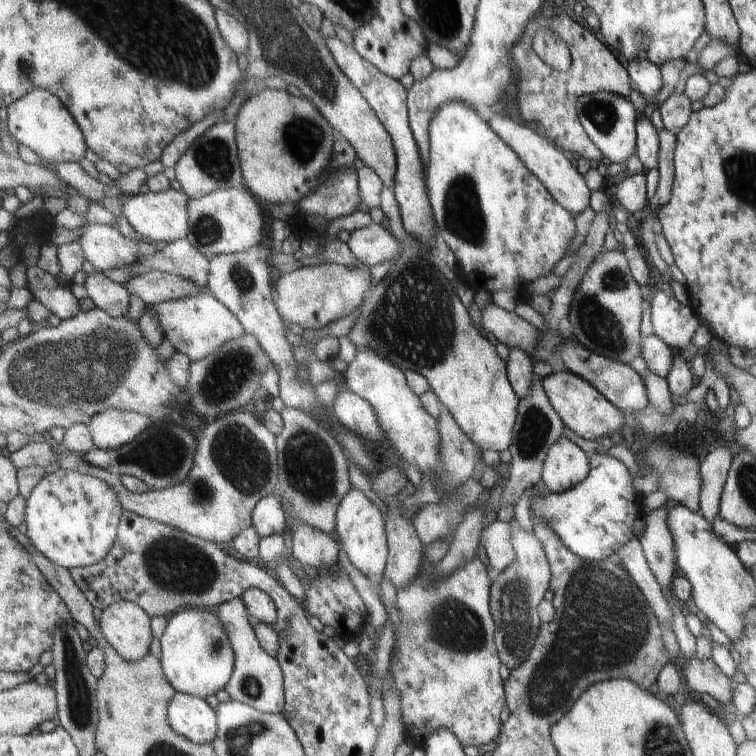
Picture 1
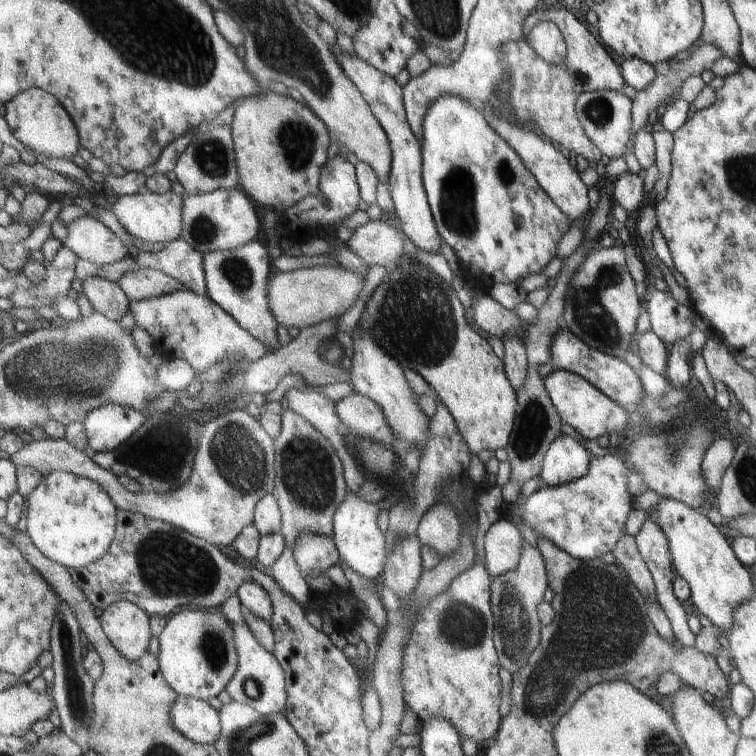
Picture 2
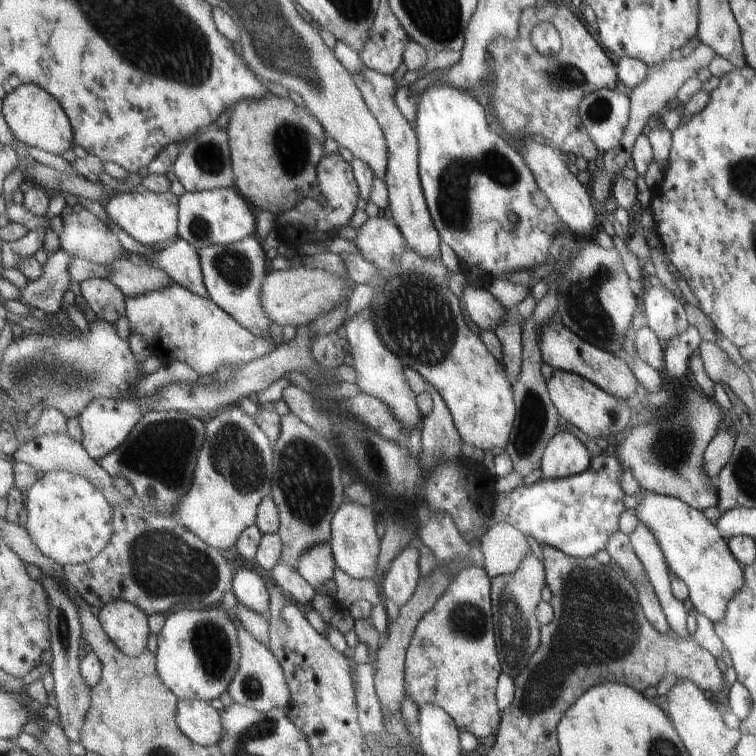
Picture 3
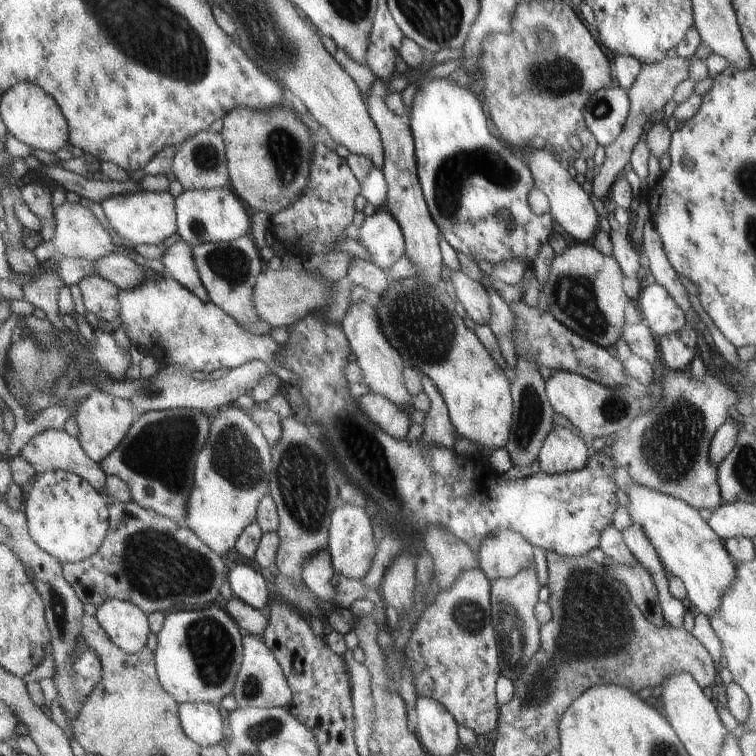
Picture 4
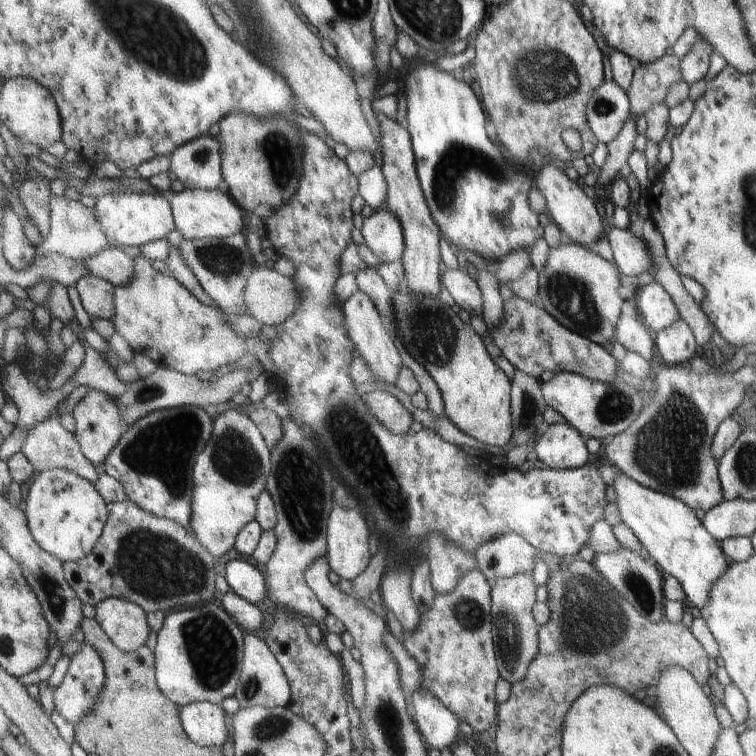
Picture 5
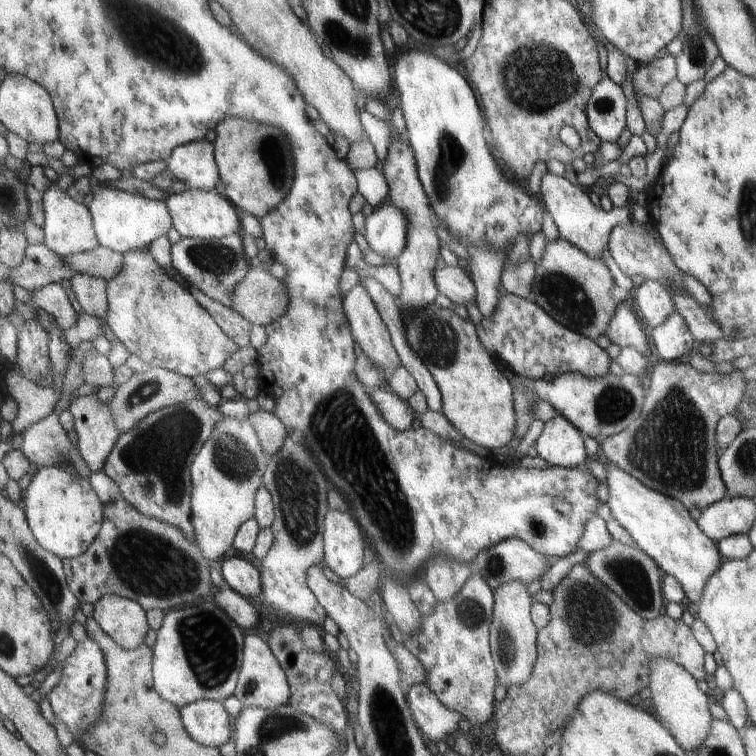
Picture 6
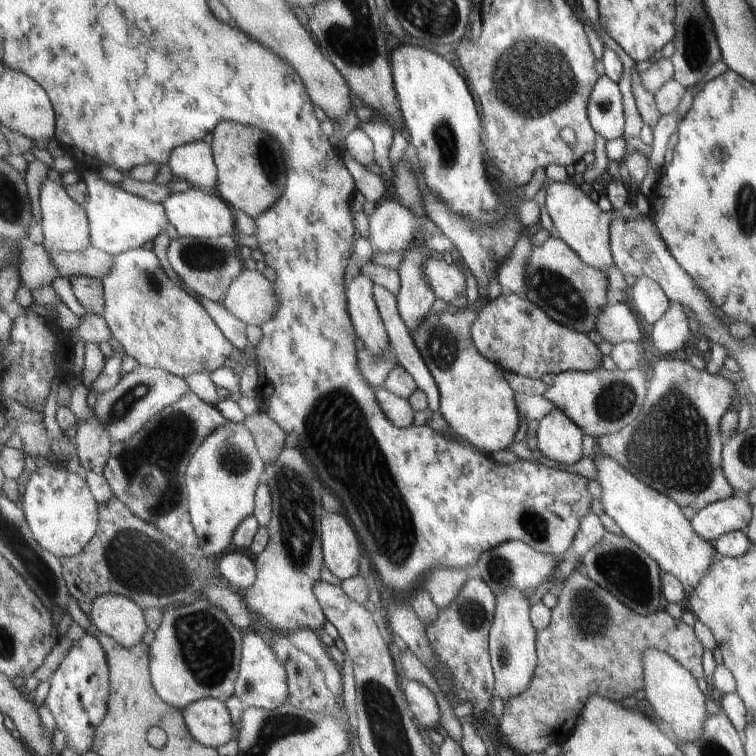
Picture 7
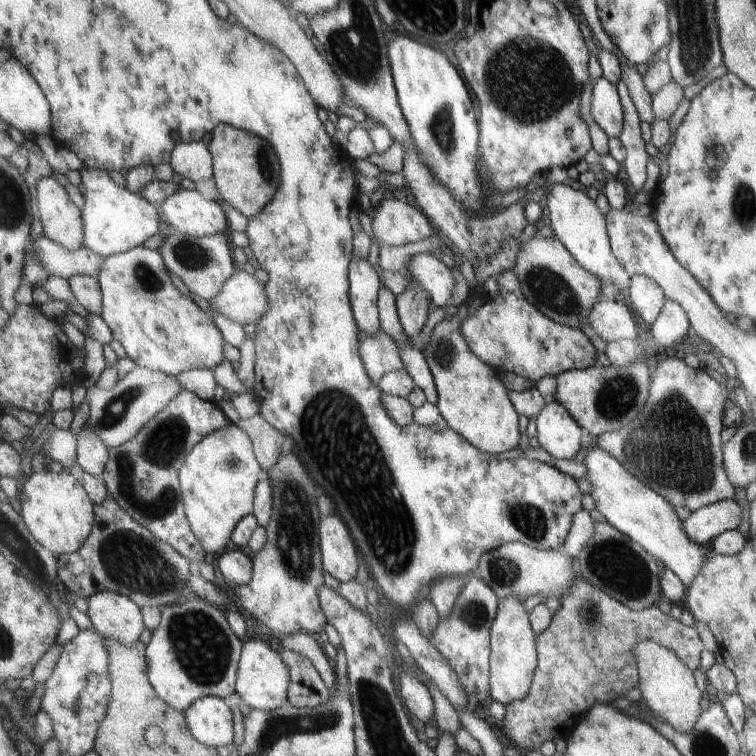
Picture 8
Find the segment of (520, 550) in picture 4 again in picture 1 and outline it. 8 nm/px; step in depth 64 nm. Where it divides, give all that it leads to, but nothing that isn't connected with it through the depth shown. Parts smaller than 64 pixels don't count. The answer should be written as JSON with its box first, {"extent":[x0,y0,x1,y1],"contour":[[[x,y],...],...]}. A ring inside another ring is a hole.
{"extent":[480,517,516,572],"contour":[[[504,517],[493,521],[480,541],[487,554],[488,563],[497,572],[503,572],[516,560],[516,549],[512,545],[512,526]]]}

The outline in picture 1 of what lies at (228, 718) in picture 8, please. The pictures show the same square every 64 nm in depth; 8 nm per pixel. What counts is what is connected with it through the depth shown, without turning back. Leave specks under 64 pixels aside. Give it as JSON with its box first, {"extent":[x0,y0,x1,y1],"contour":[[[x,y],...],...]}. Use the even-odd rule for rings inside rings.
{"extent":[167,692,218,744],"contour":[[[176,692],[167,714],[171,728],[197,744],[212,743],[218,732],[217,711],[204,698]]]}

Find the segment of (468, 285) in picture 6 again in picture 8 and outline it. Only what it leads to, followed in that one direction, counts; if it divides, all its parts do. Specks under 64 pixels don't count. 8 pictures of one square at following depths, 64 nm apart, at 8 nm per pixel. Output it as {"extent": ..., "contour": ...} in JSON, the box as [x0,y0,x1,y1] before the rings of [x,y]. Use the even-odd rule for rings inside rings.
{"extent":[402,253,455,308],"contour":[[[428,253],[415,255],[402,268],[409,270],[414,278],[427,292],[434,307],[441,308],[451,302],[455,278],[451,269],[441,261],[440,256],[431,256]]]}

